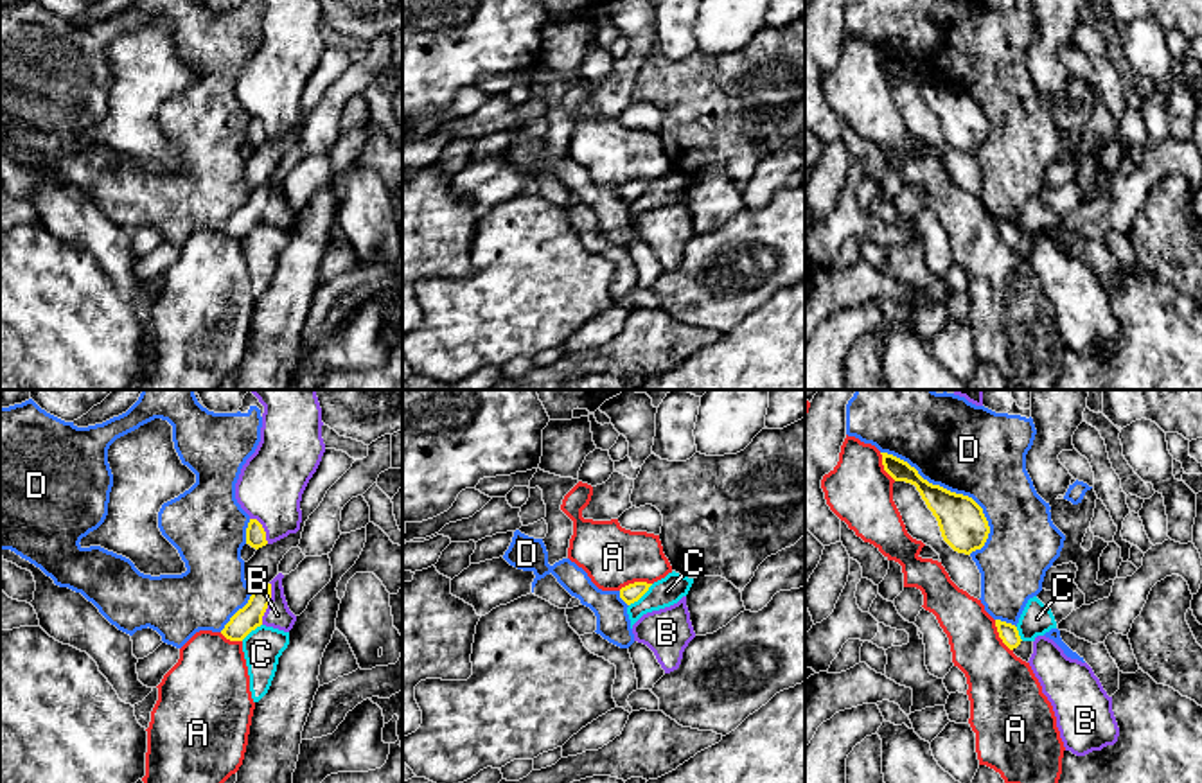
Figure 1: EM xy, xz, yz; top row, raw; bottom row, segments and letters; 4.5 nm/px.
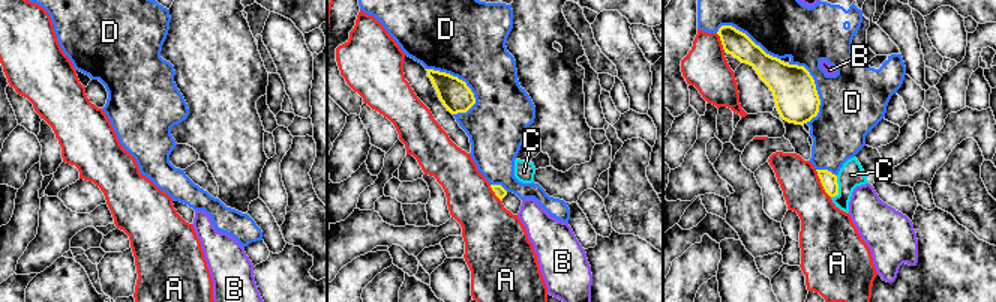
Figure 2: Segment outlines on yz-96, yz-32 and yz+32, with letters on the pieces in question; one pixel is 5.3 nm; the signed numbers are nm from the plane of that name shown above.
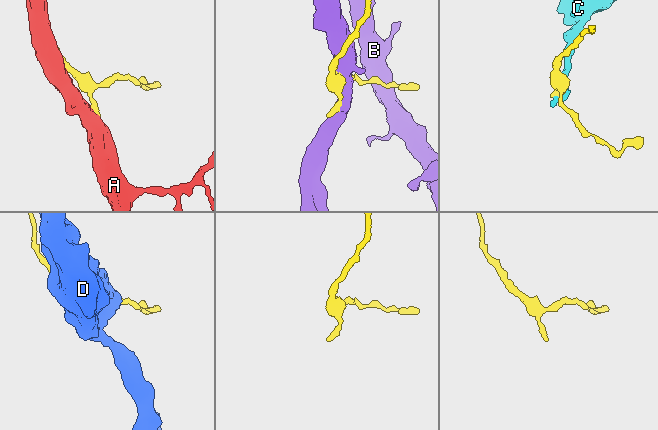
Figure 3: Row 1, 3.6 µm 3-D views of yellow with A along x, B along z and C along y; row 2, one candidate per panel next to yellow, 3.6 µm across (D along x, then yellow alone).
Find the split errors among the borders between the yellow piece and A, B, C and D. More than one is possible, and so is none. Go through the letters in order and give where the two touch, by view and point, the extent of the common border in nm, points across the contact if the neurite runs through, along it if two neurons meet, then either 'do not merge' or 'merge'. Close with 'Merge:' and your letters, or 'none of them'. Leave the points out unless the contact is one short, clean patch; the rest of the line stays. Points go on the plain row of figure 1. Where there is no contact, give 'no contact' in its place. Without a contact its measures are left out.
A: meets yellow in xz at (635, 180); contact 160 nm long; do not merge
B: meets yellow in xy at (268, 202); contact 200 nm long; do not merge
C: meets yellow in xz at (640, 194); contact 150 nm long; border along xz (653, 182), (629, 203); do not merge
D: meets yellow in yz at (949, 88); contact 650 nm long; do not merge
Merge: none of them

